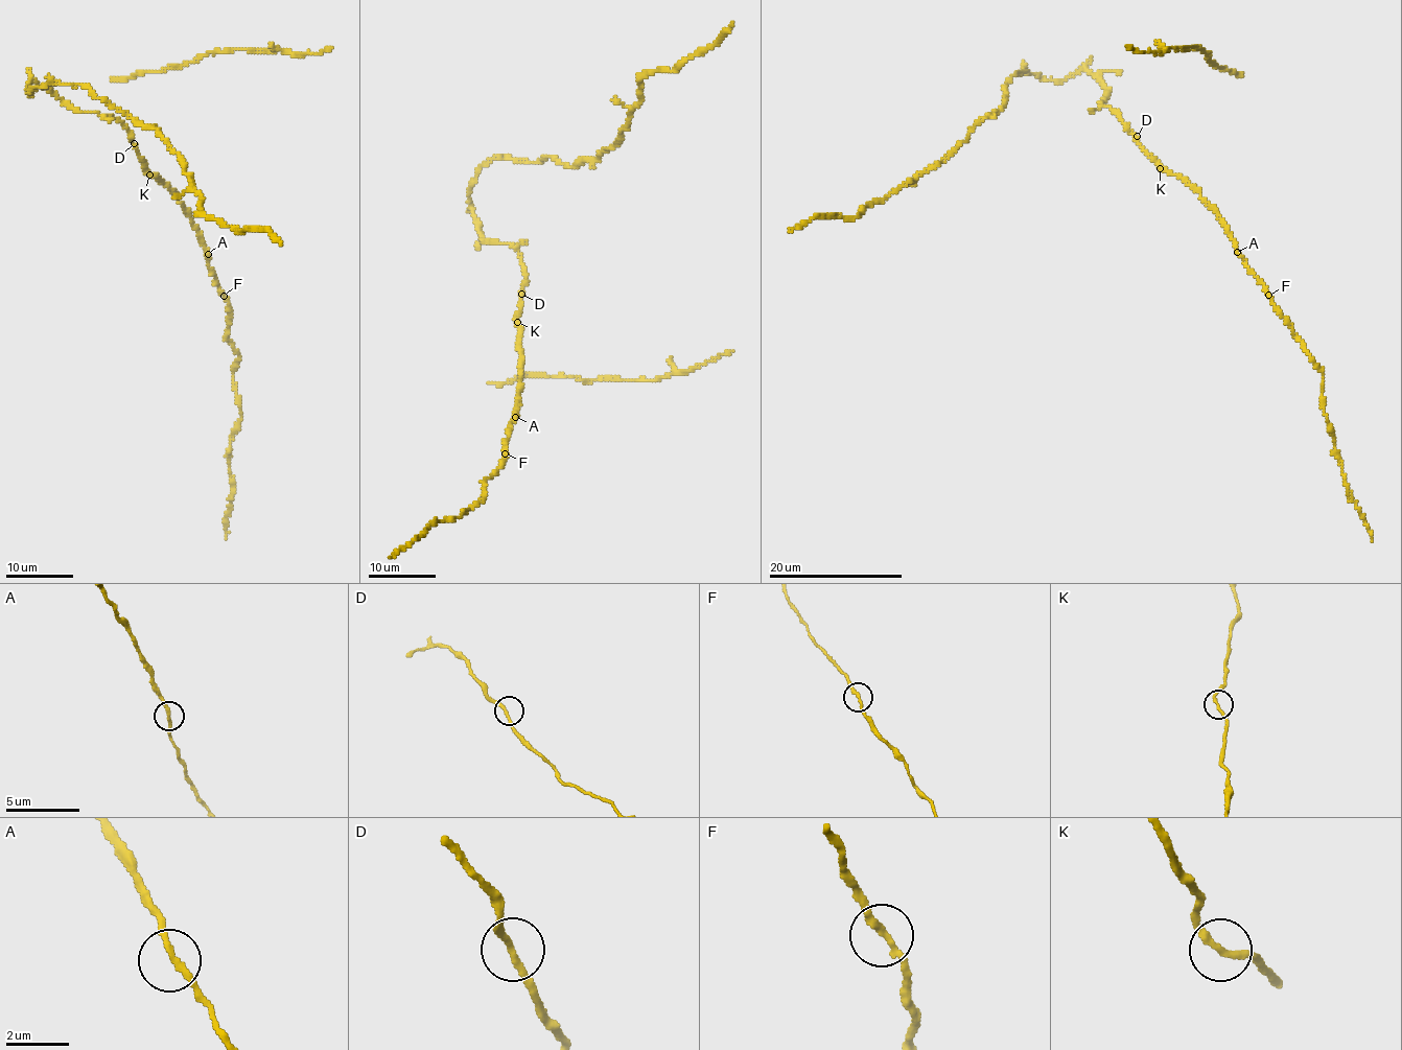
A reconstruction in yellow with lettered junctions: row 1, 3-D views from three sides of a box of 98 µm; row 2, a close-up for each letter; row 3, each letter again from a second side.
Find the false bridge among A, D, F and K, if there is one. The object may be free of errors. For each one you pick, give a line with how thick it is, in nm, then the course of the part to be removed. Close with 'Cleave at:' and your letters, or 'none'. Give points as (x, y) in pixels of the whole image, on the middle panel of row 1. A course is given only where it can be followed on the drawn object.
Cleave at: none

